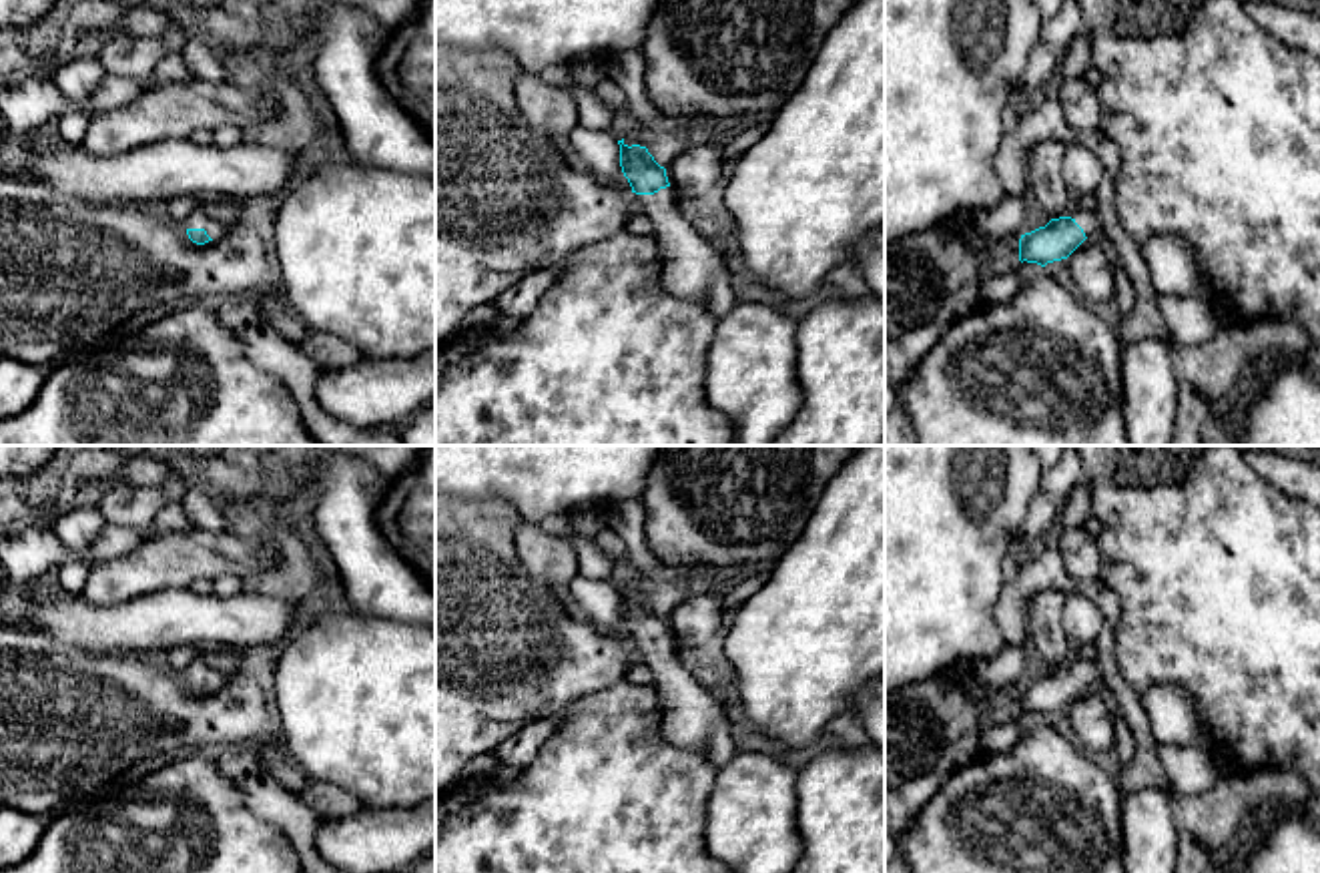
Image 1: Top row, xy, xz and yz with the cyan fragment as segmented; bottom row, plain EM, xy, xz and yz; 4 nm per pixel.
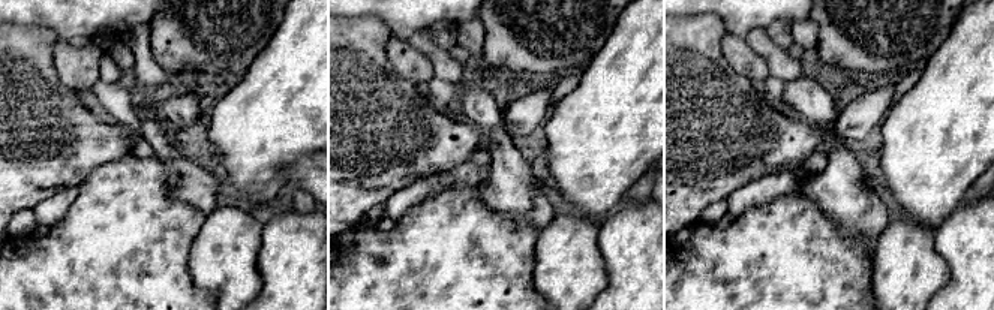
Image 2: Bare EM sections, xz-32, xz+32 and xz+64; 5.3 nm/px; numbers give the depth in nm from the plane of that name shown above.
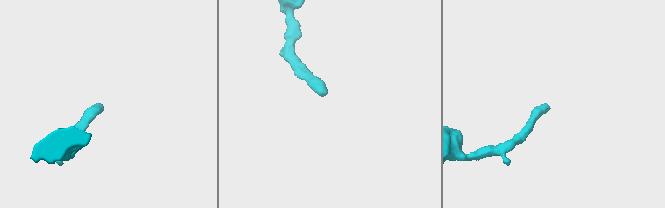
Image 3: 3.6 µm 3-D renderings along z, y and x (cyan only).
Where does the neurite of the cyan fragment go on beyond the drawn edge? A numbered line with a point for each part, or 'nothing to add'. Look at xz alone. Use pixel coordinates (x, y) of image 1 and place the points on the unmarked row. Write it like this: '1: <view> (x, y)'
1: xz (689, 715)

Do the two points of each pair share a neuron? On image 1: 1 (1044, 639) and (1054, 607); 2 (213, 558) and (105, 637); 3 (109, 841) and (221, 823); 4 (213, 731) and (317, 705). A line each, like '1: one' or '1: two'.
1: one
2: two
3: one
4: two

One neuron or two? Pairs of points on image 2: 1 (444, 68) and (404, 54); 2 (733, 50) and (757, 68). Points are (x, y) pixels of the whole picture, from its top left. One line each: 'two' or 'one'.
1: two
2: one

